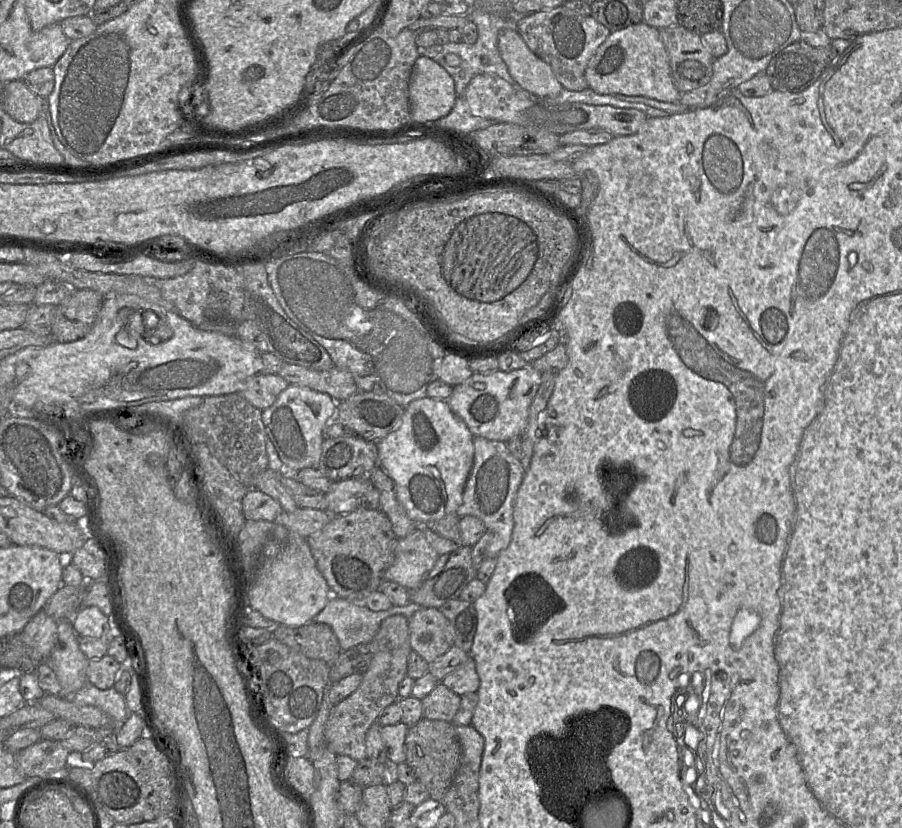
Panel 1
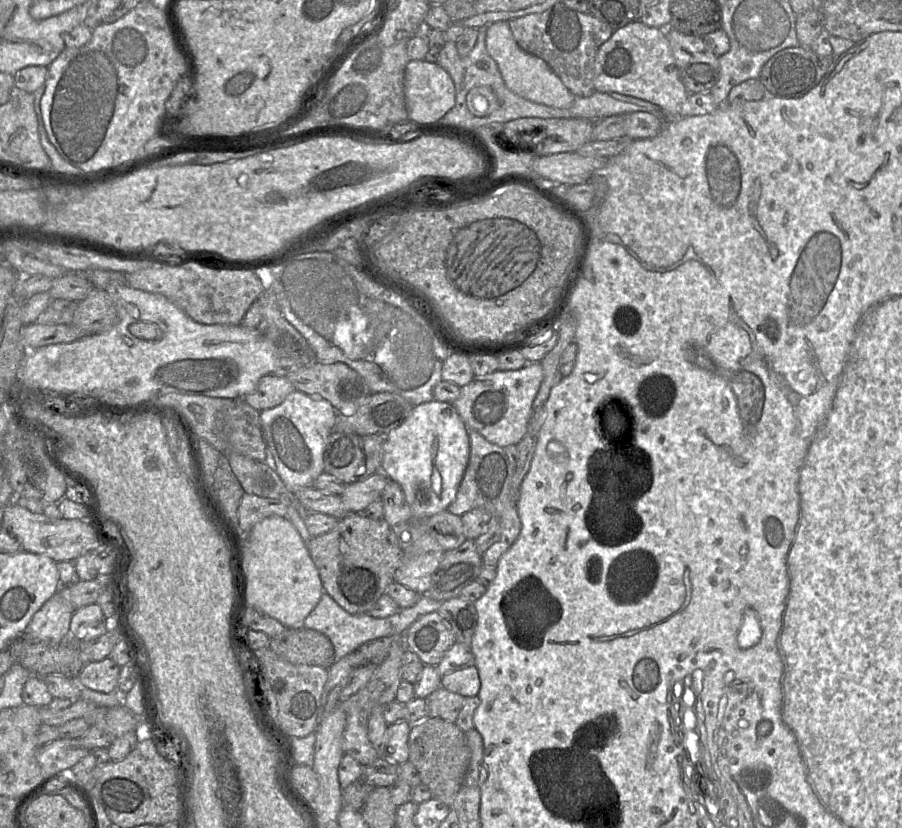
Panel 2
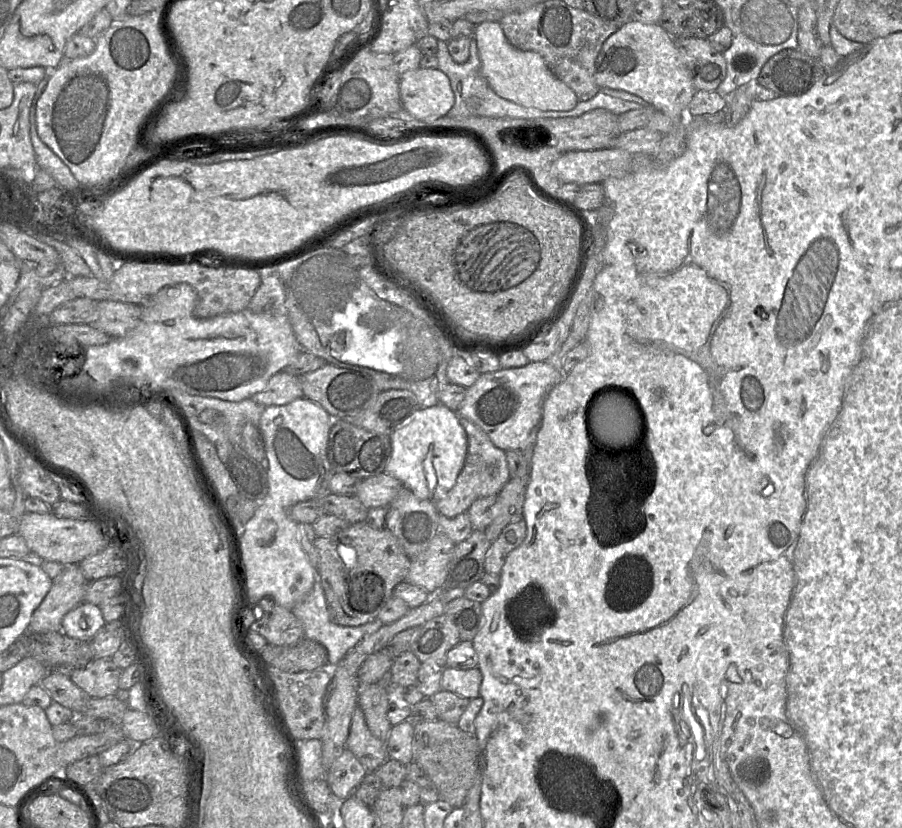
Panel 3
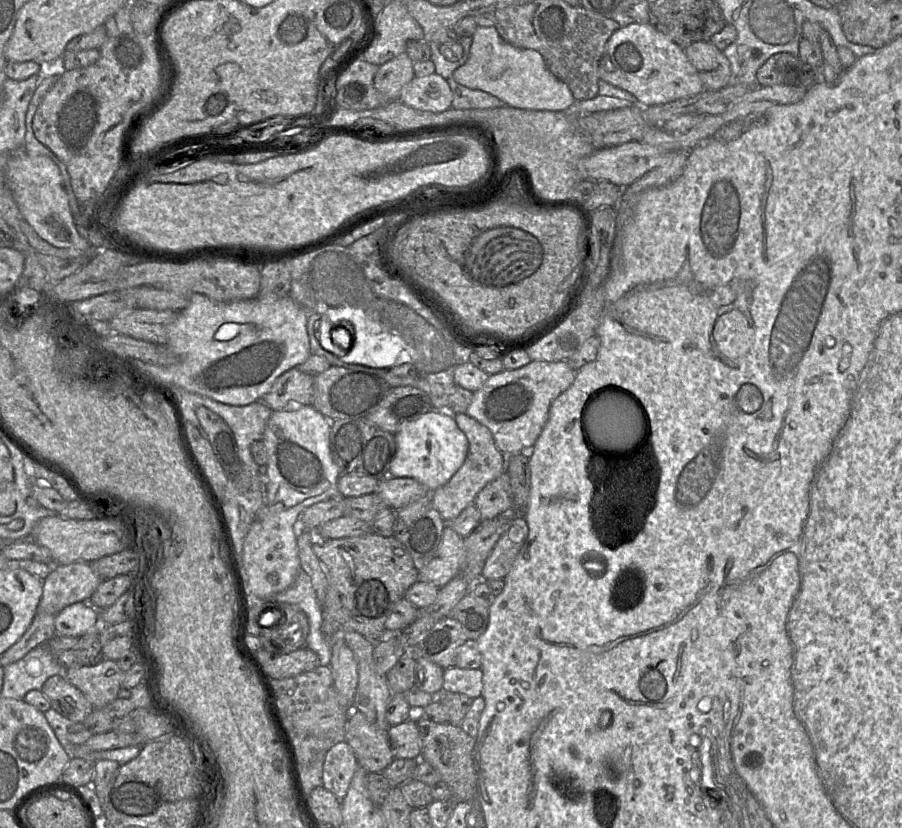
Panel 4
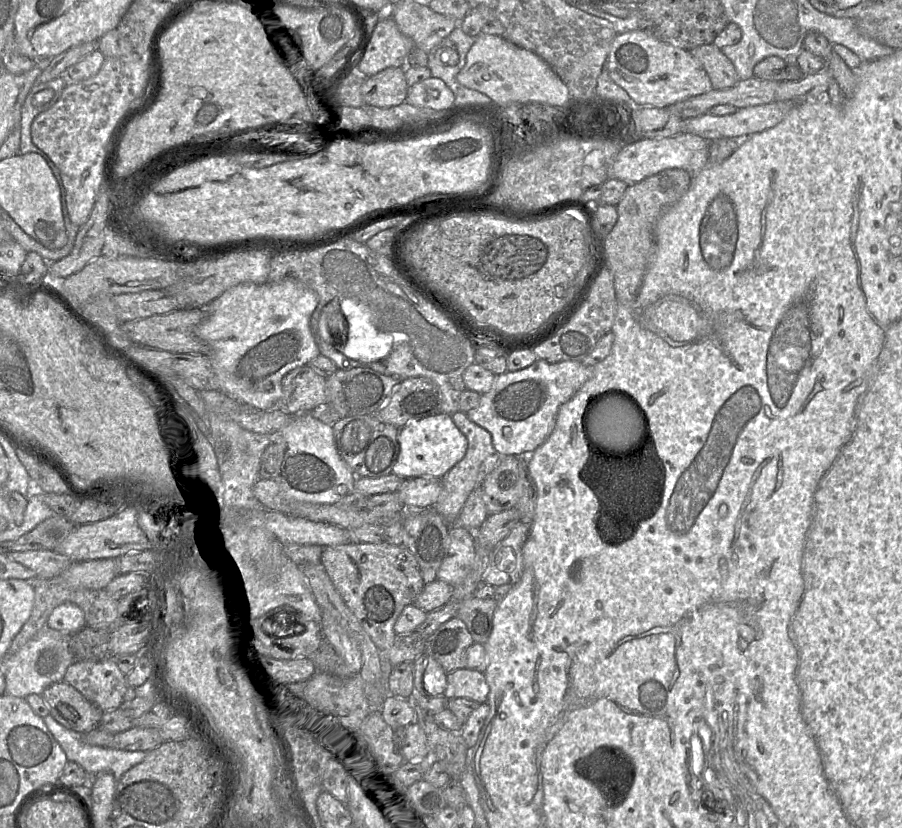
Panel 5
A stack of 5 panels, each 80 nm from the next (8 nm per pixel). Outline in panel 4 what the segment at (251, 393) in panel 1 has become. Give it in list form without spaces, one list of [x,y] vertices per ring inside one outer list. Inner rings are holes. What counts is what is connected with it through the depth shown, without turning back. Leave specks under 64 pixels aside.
[[[292,368],[275,380],[262,402],[273,411],[290,409],[296,404],[313,405],[314,376]]]

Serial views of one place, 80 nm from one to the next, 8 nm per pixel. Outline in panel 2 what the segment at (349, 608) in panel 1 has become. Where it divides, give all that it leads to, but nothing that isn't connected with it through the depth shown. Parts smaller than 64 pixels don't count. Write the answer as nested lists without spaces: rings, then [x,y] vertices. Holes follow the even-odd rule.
[[[323,592],[318,604],[305,618],[303,627],[326,635],[333,644],[335,661],[338,661],[345,655],[354,652],[362,644],[371,640],[391,635],[404,635],[417,618],[438,611],[442,603],[428,596],[421,596],[415,605],[400,609],[393,616],[388,618],[374,618],[369,613],[356,615],[348,613],[330,595]]]

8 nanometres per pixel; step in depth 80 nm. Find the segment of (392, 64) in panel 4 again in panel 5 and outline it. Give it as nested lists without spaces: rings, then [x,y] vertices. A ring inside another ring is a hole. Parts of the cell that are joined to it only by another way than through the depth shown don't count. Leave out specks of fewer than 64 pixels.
[[[387,68],[373,76],[367,77],[361,87],[362,100],[365,105],[389,108],[405,102],[408,85],[405,68]]]

